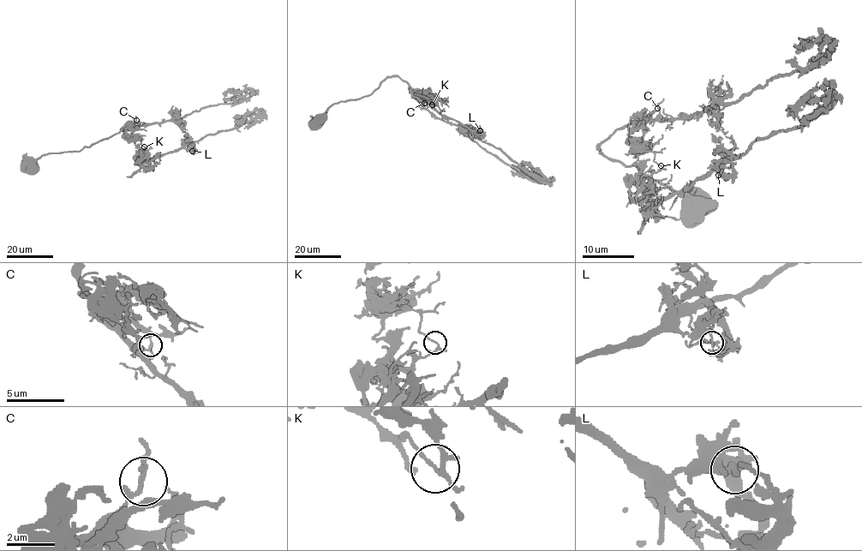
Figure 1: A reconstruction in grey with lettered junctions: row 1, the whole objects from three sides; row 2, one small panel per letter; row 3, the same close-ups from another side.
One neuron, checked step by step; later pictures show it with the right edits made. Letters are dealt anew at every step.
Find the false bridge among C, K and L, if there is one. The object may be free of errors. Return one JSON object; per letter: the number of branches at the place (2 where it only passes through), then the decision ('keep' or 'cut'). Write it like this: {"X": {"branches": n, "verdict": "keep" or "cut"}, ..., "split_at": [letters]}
{"C": {"branches": 3, "verdict": "keep"}, "K": {"branches": 3, "verdict": "cut"}, "L": {"branches": 2, "verdict": "keep"}, "split_at": ["K"]}

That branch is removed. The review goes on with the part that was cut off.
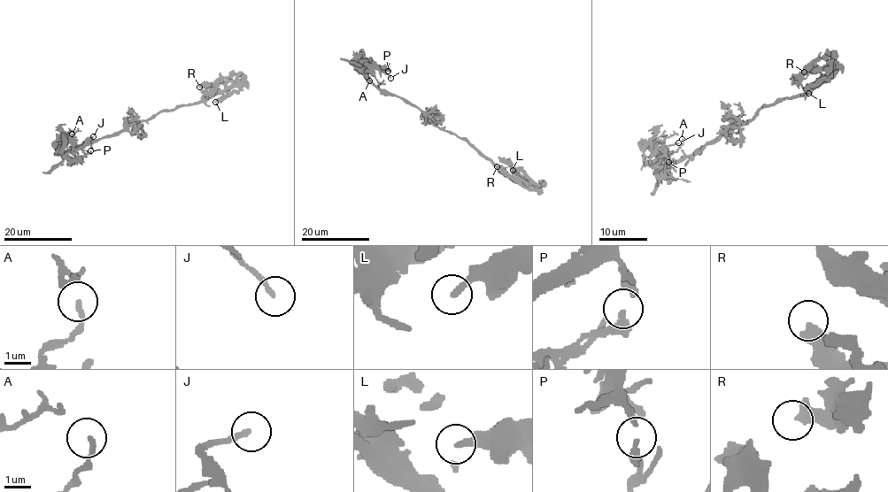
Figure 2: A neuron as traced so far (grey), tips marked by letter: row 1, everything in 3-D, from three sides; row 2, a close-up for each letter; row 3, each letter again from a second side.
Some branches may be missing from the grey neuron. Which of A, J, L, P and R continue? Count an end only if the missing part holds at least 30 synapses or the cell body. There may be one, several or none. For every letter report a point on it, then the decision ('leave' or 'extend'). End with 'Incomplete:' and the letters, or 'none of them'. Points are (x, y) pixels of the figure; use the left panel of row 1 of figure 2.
A: place (72, 134); leave
J: place (93, 136); leave
L: place (215, 102); leave
P: place (90, 150); leave
R: place (199, 87); leave
Incomplete: none of them

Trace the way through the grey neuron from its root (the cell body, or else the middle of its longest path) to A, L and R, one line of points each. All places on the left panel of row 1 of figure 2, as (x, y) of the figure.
A: (151, 116), (129, 123), (111, 135), (88, 140), (64, 150), (60, 147), (71, 138), (72, 134)
L: (151, 116), (162, 111), (196, 104), (212, 93), (221, 92), (233, 87), (239, 88), (215, 102)
R: (151, 116), (162, 111), (196, 104), (212, 93), (220, 92), (225, 86), (204, 83), (199, 87)

